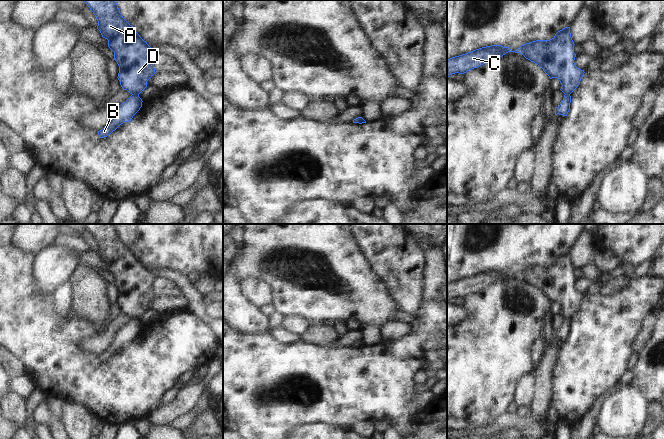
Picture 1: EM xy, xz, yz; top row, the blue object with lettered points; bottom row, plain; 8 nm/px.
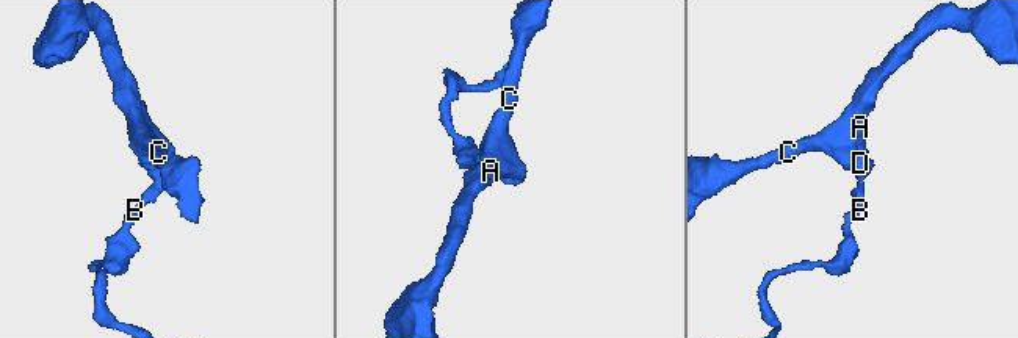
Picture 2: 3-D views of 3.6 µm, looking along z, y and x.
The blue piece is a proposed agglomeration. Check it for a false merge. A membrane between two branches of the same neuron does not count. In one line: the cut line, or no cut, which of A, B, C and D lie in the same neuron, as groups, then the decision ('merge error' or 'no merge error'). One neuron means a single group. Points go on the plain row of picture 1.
cut xy (132, 317), (138, 319); groups A C D / B; merge error

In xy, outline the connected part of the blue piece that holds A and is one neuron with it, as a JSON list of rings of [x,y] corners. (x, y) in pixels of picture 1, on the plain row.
[[[84,224],[95,239],[103,262],[114,276],[119,290],[118,304],[123,314],[139,319],[156,297],[156,277],[120,237],[115,224]]]

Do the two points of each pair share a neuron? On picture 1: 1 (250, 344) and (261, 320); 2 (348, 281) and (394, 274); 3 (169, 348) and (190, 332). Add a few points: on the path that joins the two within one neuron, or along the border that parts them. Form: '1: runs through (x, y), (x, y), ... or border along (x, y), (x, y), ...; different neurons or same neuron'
1: border along (233, 328), (249, 334), (269, 333); different neurons
2: border along (367, 256), (372, 268), (381, 277), (393, 296); different neurons
3: runs through (174, 344), (179, 343), (185, 337); same neuron

